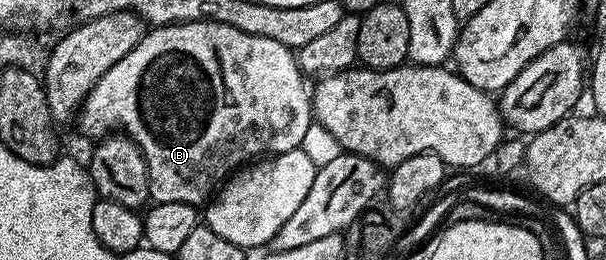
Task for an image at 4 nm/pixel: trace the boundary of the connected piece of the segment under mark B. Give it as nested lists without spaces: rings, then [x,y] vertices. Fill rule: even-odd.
[[[220,22],[151,27],[92,86],[76,117],[76,124],[86,136],[101,138],[121,130],[136,142],[146,157],[153,203],[184,202],[195,206],[205,205],[219,185],[243,166],[271,154],[300,149],[311,123],[308,80],[299,70],[298,57],[292,49],[272,38],[244,34],[244,30]]]

